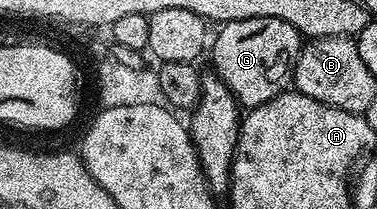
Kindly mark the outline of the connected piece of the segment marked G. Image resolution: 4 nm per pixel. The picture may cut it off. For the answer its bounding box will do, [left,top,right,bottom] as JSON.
[210,17,301,110]

